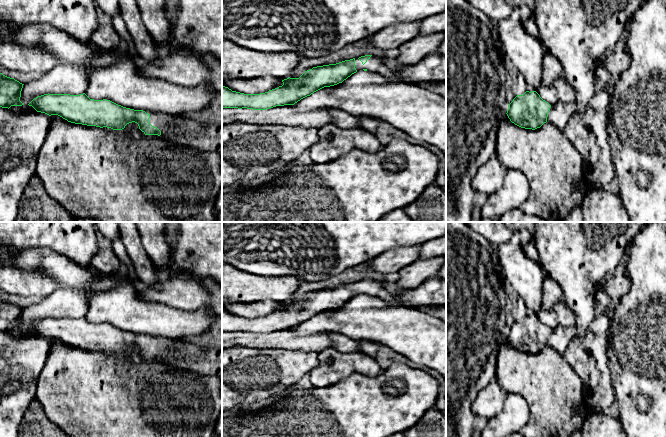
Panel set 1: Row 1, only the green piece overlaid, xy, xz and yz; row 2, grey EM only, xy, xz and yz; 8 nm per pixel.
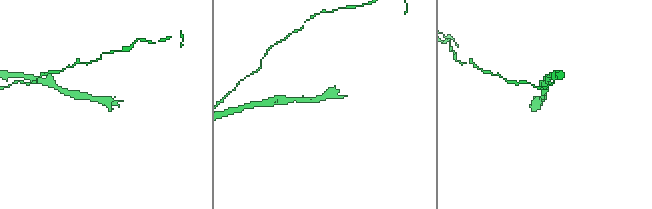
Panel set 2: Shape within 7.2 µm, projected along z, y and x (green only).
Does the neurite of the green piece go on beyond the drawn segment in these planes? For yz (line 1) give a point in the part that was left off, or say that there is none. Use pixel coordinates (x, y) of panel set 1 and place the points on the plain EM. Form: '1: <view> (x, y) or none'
1: none

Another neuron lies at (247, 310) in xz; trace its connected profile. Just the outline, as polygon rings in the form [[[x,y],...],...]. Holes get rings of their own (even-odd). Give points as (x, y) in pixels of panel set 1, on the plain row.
[[[228,301],[222,304],[222,309],[232,315],[244,318],[260,318],[283,309],[282,304],[269,301],[259,303],[241,303]]]

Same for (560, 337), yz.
[[[558,325],[552,329],[548,337],[547,345],[563,354],[569,343],[576,336],[576,326],[564,327]]]

